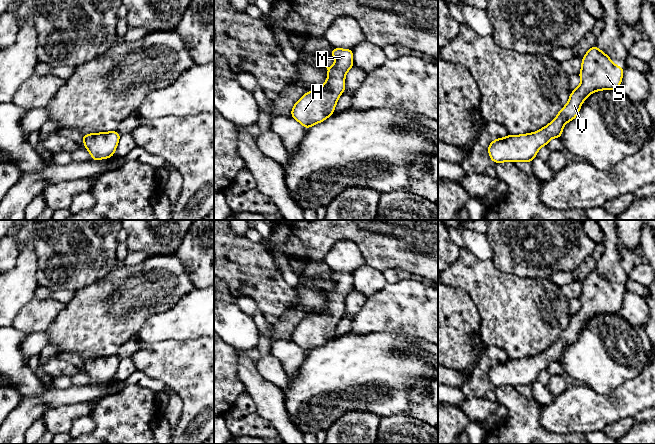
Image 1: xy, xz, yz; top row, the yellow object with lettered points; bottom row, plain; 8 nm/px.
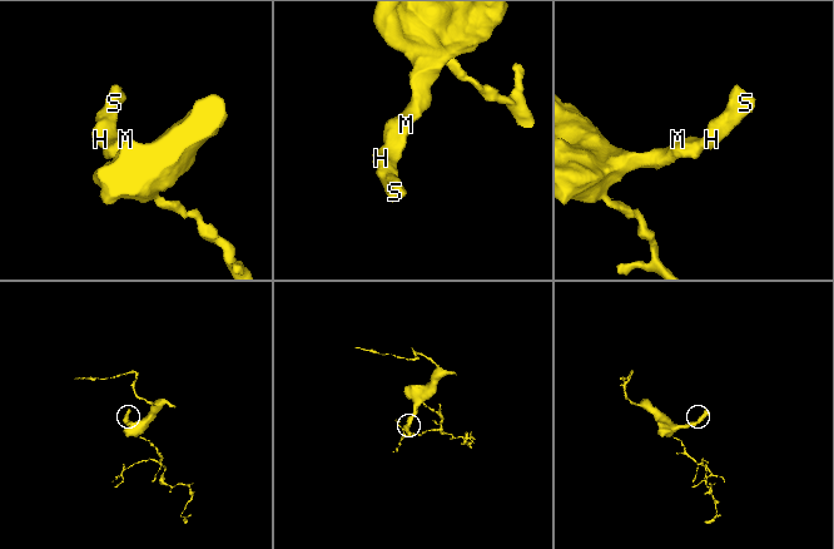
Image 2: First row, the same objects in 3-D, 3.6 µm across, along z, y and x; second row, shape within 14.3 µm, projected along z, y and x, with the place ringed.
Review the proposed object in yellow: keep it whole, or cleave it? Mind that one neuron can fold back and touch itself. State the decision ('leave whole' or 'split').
leave whole

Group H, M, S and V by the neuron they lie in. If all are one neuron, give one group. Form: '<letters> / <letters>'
H M S V

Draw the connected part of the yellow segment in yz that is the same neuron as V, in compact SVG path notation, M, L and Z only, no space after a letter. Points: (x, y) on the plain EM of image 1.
M597 270L591 271L582 282L581 295L578 298L581 303L581 308L571 316L568 327L560 334L555 343L544 352L541 352L534 357L523 359L508 358L505 362L497 362L490 366L488 377L491 384L495 387L503 387L506 385L513 387L516 387L517 385L532 386L537 380L538 374L542 370L546 370L551 362L561 361L562 353L565 348L577 341L582 327L591 317L599 314L619 313L623 301L623 295L624 292L615 289L609 280L603 277Z

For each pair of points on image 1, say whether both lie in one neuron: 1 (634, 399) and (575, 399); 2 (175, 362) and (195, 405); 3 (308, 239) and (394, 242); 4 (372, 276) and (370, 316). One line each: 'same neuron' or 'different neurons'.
1: same neuron
2: same neuron
3: same neuron
4: different neurons

